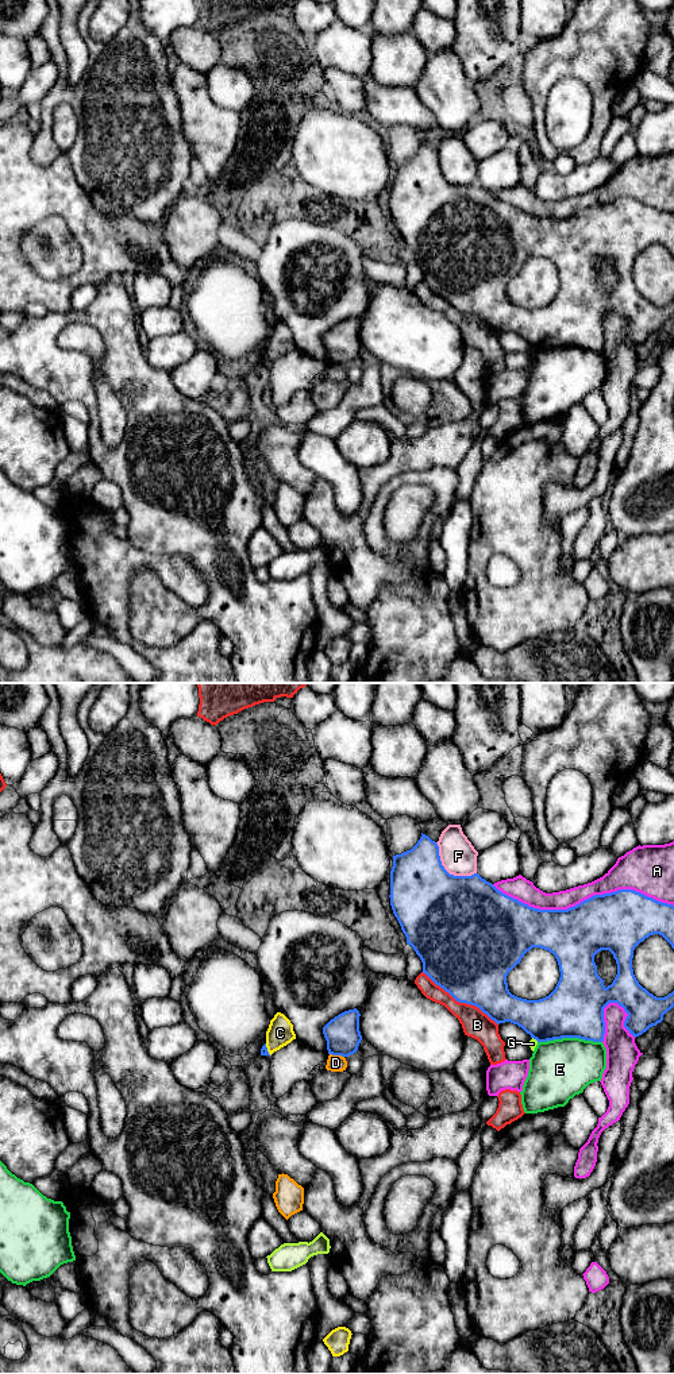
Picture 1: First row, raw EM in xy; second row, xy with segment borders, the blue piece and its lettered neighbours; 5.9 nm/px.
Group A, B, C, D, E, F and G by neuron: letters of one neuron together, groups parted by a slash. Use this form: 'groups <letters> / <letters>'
groups A / B / C / D / E / F / G

